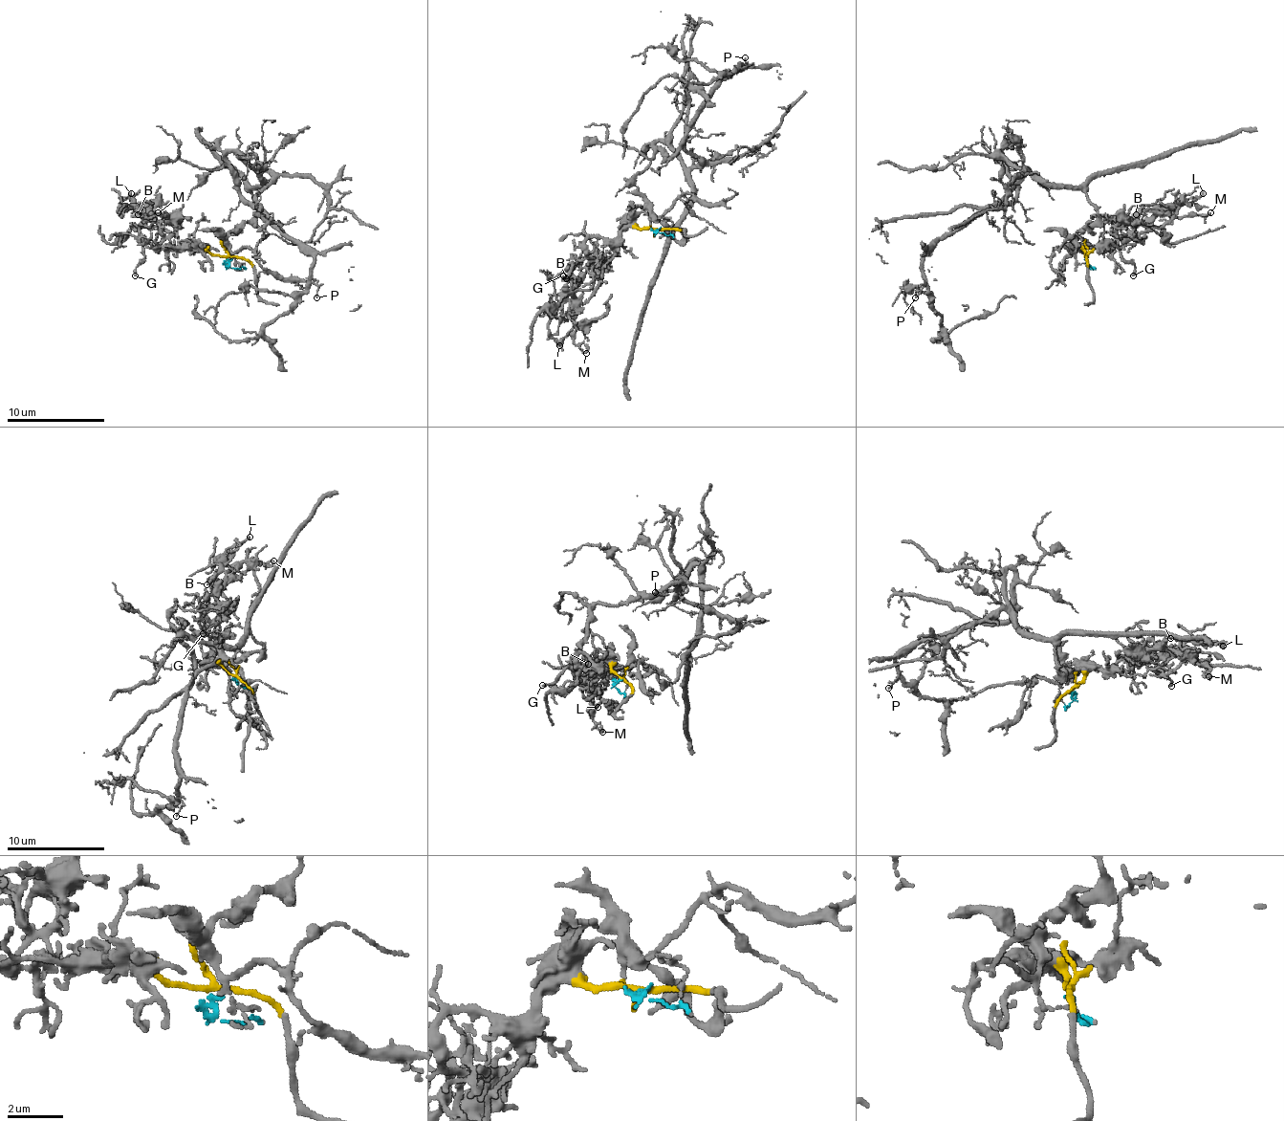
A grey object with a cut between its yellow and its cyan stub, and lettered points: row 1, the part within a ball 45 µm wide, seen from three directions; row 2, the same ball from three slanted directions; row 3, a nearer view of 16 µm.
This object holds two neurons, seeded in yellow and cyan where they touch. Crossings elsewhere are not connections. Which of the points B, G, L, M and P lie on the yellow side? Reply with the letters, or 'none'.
B, G, L, M

